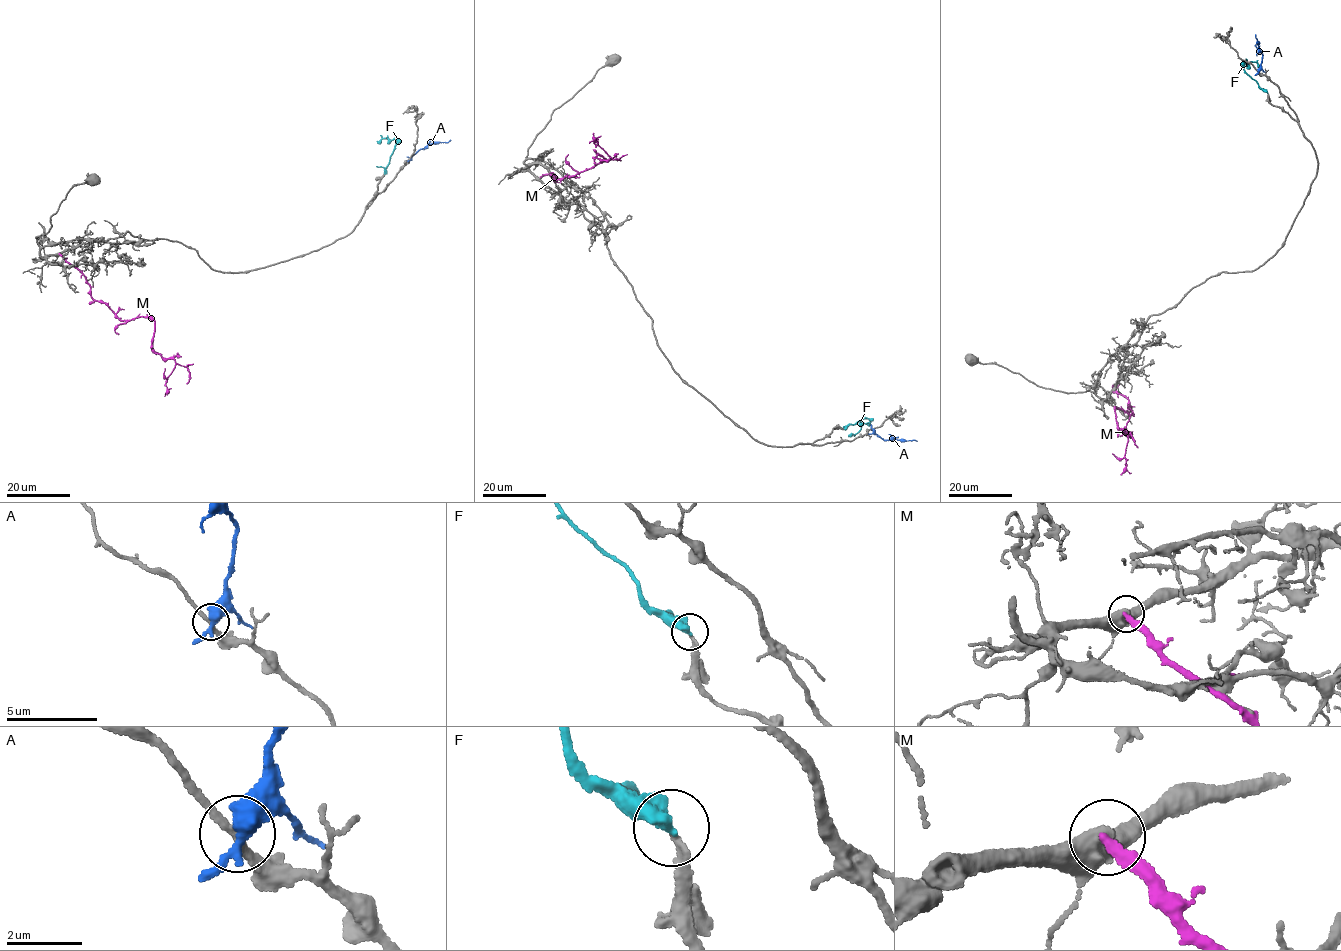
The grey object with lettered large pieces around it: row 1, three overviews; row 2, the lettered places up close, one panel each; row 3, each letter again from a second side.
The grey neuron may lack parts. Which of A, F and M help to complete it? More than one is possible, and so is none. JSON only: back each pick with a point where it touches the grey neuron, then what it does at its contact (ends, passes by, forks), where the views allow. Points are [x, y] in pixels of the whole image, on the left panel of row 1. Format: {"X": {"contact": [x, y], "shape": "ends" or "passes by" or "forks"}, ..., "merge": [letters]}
{"F": {"contact": [384, 173], "shape": "ends"}, "merge": ["F"]}

